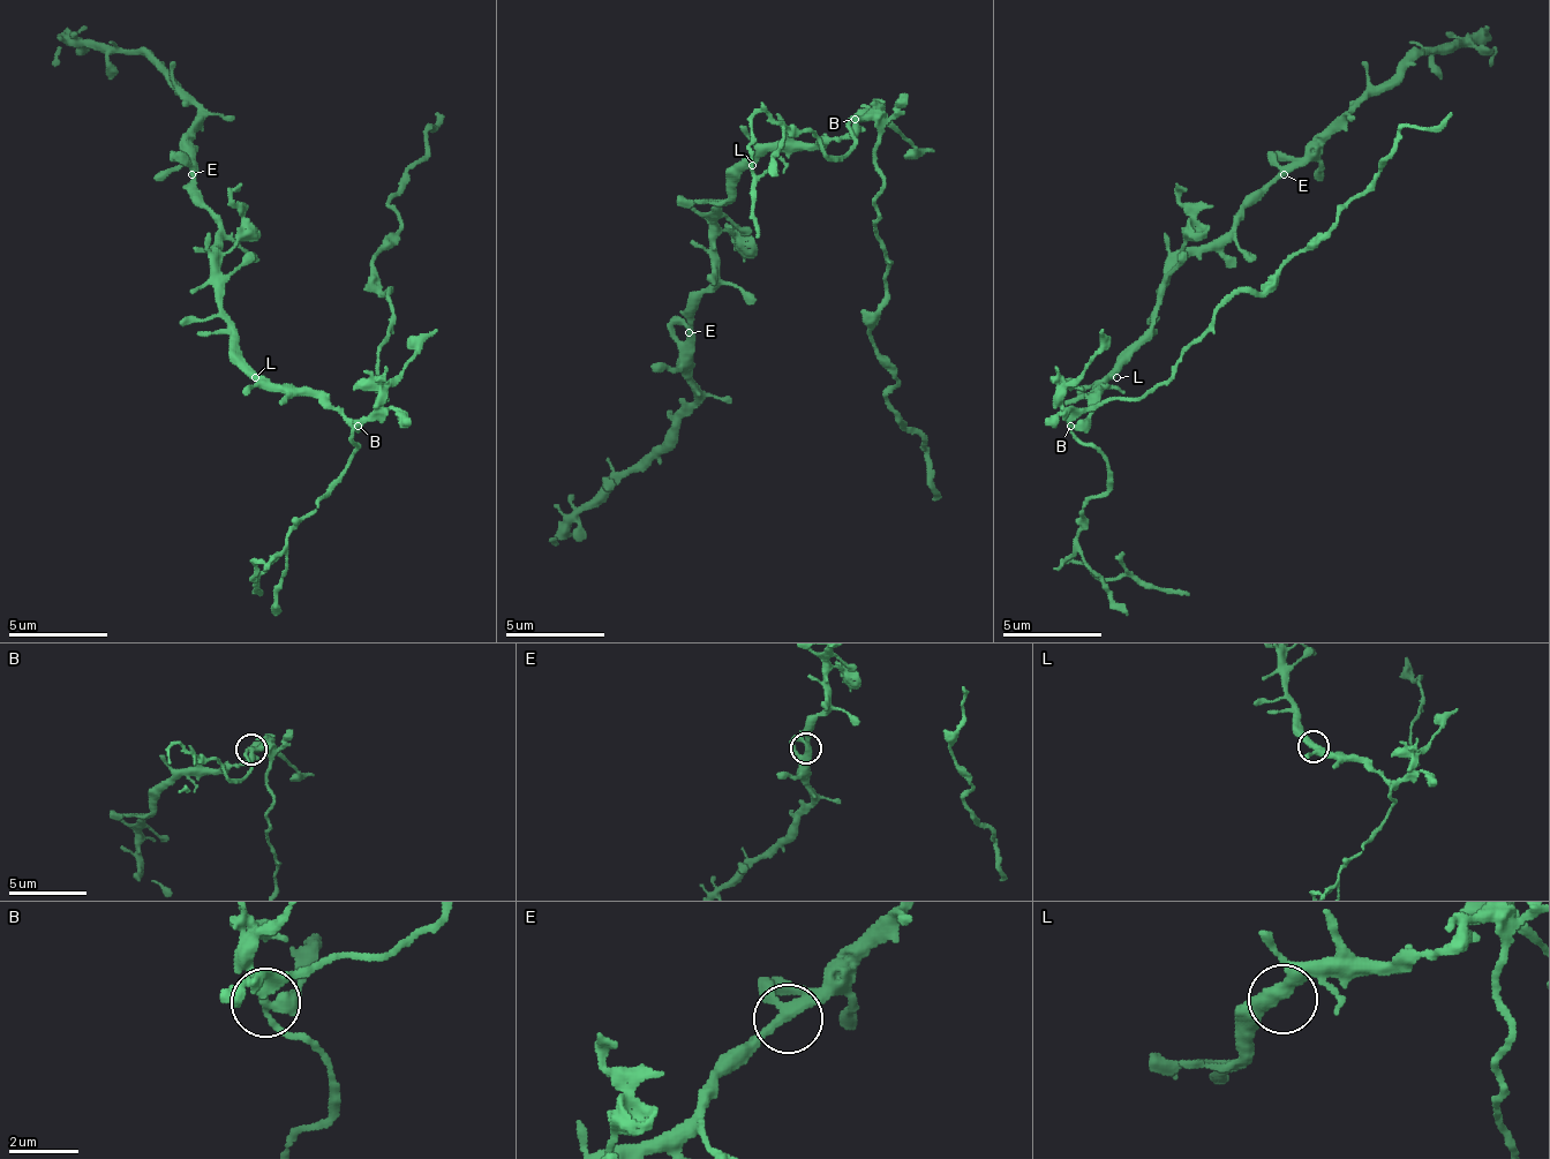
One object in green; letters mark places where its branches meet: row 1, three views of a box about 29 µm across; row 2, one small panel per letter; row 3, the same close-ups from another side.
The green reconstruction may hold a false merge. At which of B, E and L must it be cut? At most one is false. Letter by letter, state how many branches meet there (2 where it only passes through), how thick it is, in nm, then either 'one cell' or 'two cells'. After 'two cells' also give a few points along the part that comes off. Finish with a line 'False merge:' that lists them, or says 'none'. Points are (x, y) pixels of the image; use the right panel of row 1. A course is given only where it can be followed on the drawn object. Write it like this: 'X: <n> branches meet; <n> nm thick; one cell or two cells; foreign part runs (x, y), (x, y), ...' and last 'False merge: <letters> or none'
B: 3 branches meet; 300 nm thick; two cells; foreign part runs (1071, 427), (1086, 406), (1171, 377), (1220, 308), (1259, 293), (1329, 228), (1402, 130), (1432, 130), (1452, 110)
E: 3 branches meet; 280 nm thick; one cell
L: 3 branches meet; 320 nm thick; one cell
False merge: B

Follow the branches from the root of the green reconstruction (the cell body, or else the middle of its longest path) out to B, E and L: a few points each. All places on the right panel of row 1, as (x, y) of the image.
B: (1101, 386), (1101, 397), (1091, 412), (1071, 427)
E: (1101, 386), (1145, 332), (1156, 313), (1160, 283), (1186, 258), (1199, 258), (1284, 174)
L: (1101, 386), (1116, 377)

